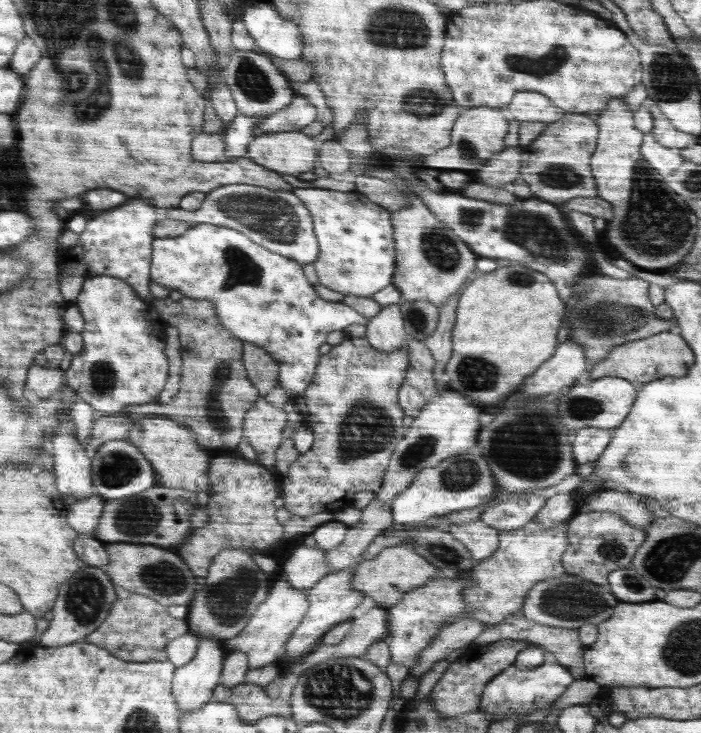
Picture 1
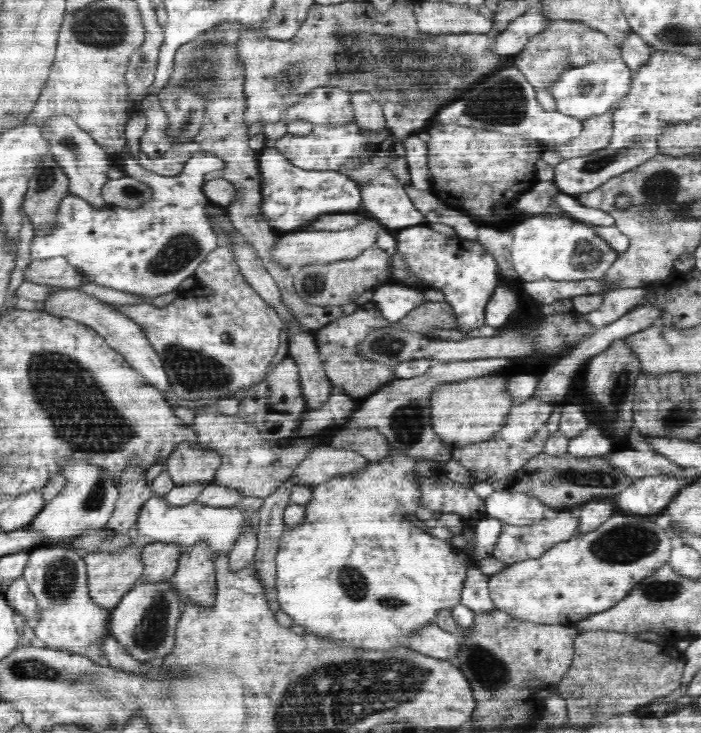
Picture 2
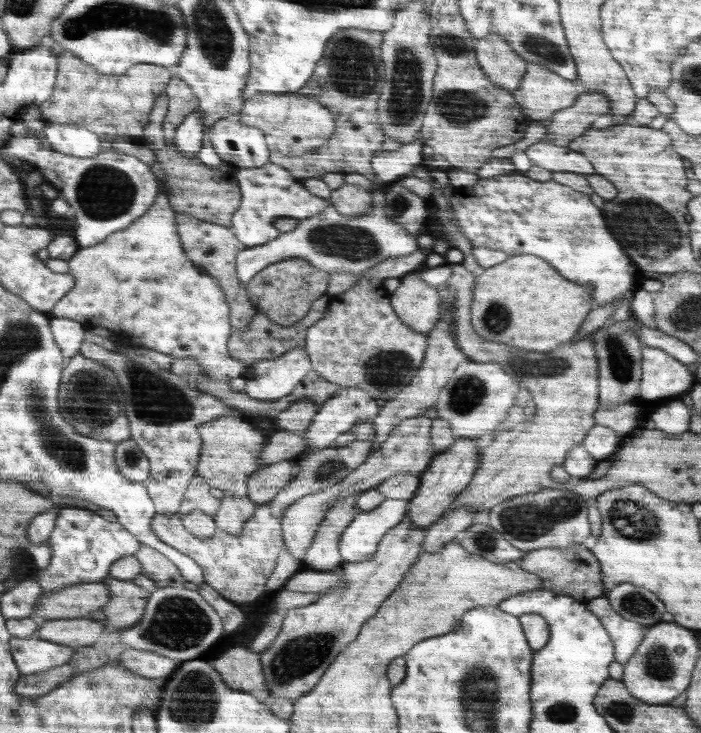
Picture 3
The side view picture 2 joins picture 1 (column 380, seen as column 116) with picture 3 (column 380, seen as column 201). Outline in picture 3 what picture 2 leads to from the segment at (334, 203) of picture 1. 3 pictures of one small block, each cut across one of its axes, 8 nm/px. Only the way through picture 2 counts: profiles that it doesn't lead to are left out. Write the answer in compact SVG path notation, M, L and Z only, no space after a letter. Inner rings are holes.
M419 137L412 144L406 145L405 150L382 151L372 159L374 179L371 180L373 190L370 194L374 203L367 214L355 216L355 218L346 217L337 210L336 206L330 204L323 212L320 212L320 215L300 220L294 230L281 234L270 243L253 248L246 247L235 259L238 266L236 275L240 283L246 288L250 279L254 279L260 271L264 271L264 268L284 260L301 259L304 263L327 272L329 275L336 274L336 272L352 272L352 274L362 275L389 259L400 259L419 250L418 237L409 234L402 224L389 220L385 189L392 186L396 180L411 174L415 166L422 165L424 162L423 146Z

